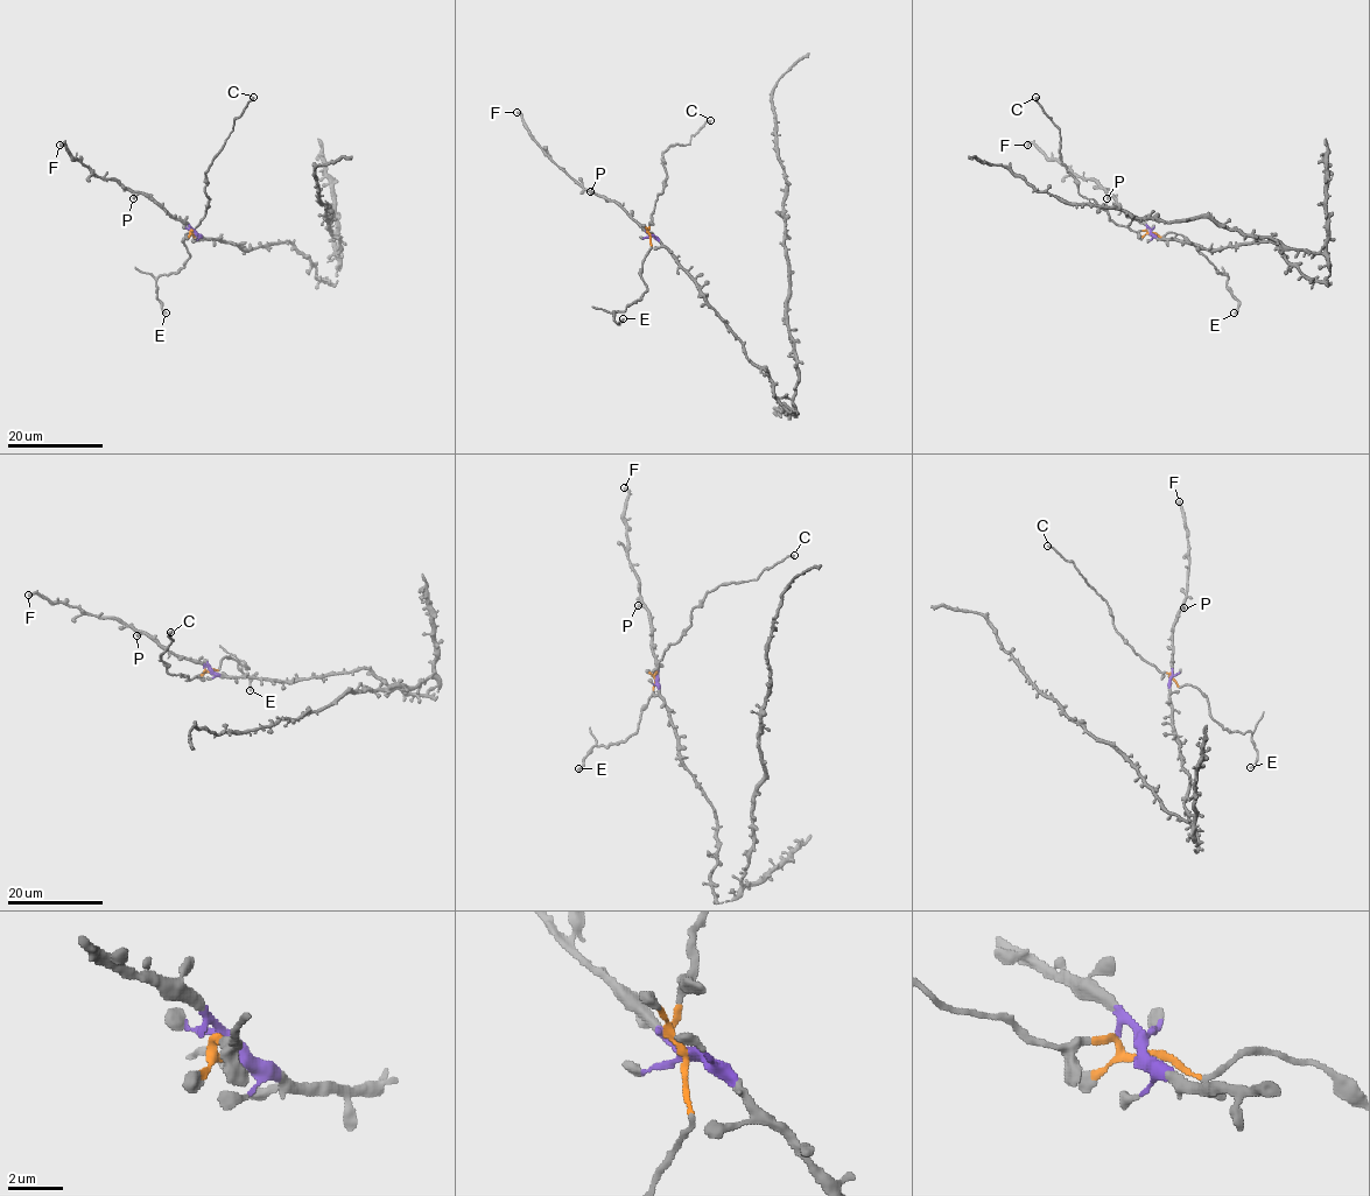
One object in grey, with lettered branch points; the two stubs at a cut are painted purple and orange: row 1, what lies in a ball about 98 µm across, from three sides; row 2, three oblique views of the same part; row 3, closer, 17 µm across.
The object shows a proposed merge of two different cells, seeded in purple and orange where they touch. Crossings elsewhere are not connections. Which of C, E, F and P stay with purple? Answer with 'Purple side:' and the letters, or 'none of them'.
Purple side: F, P

